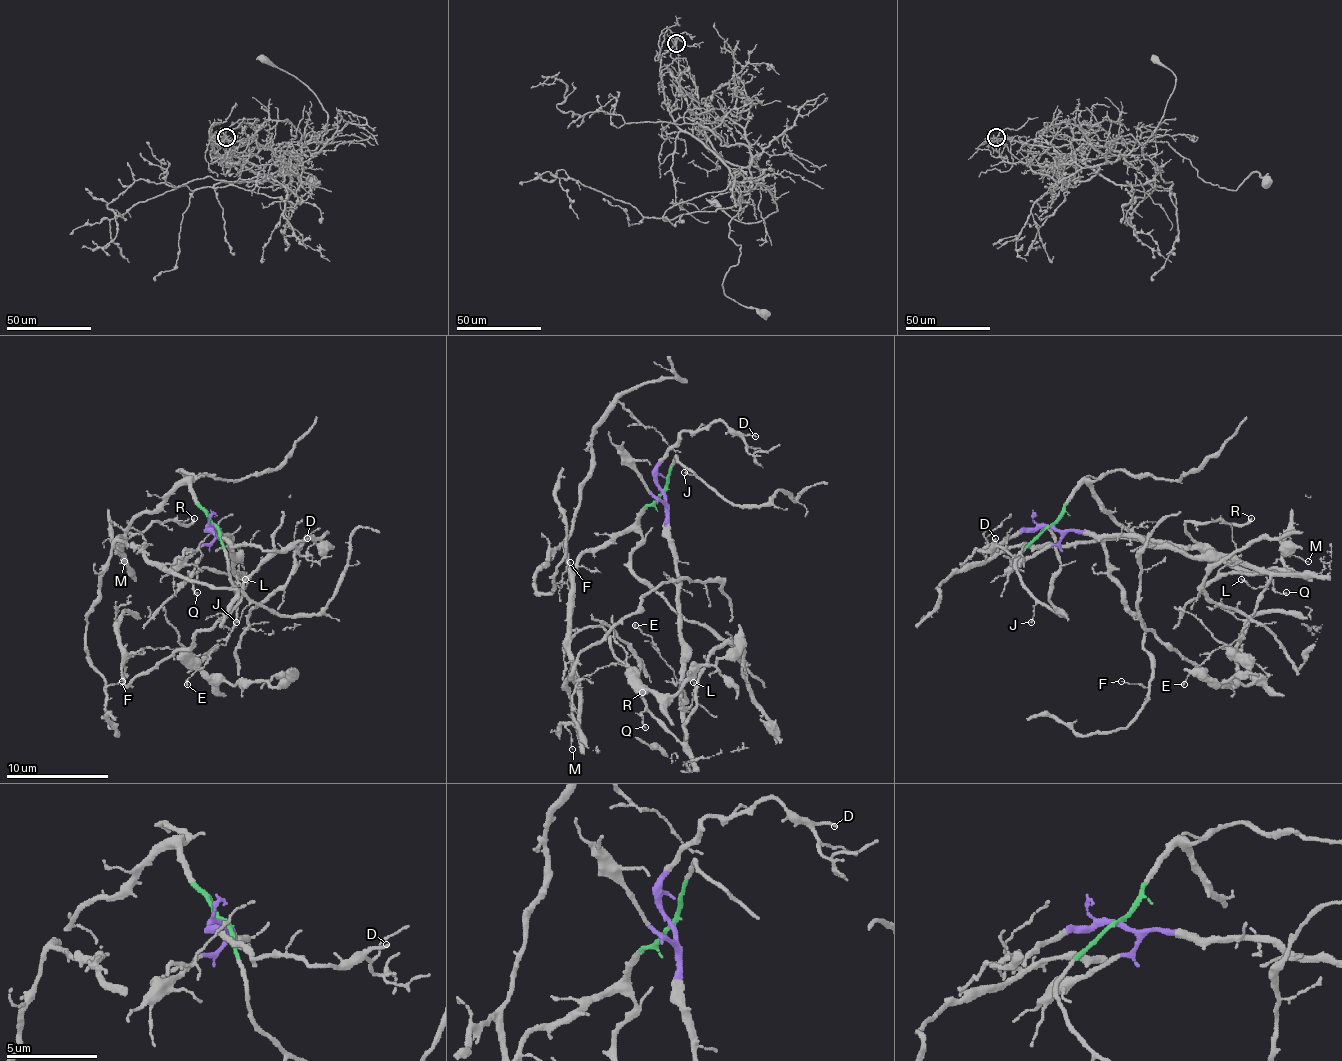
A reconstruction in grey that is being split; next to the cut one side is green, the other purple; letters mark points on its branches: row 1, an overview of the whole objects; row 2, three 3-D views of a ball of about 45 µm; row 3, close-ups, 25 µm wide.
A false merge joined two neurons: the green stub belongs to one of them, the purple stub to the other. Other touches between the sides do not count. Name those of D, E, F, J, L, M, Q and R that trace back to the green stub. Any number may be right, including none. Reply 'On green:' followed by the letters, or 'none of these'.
On green: F, J, M, R

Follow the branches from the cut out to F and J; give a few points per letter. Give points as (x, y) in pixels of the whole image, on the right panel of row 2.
F: (1050, 527), (1086, 484), (1130, 532), (1104, 548), (1122, 604), (1145, 628), (1153, 677), (1145, 687), (1122, 682)
J: (1050, 527), (1016, 561), (1019, 581), (1037, 602), (1032, 622)

